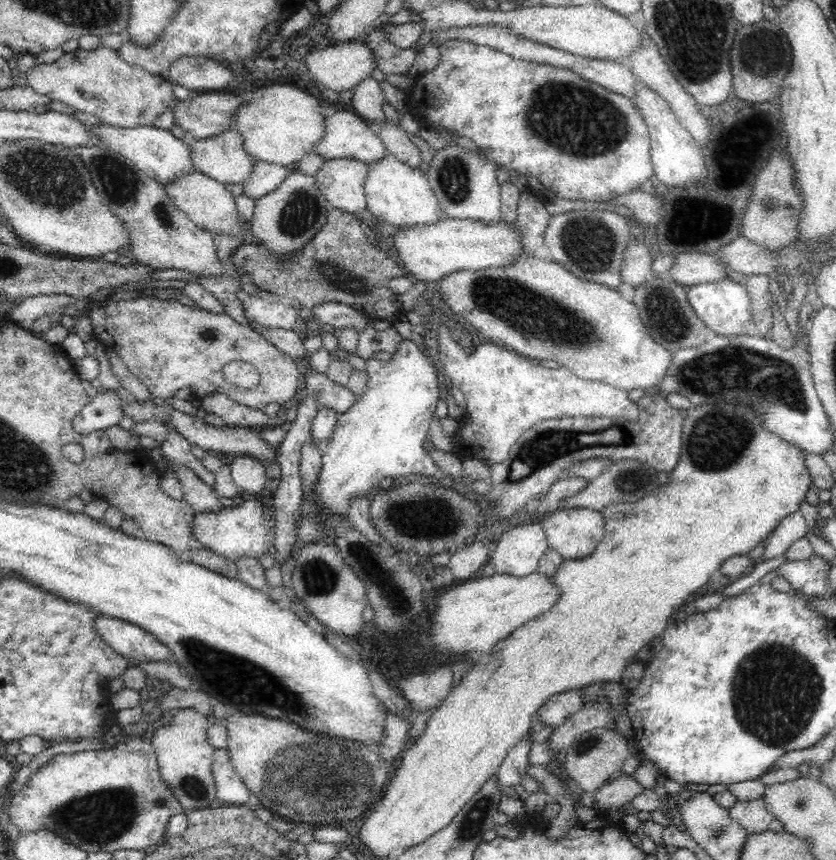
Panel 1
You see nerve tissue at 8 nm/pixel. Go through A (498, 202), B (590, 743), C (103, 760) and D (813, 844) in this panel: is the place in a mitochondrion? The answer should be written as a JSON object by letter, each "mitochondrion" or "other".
{"A":"other","B":"mitochondrion","C":"other","D":"other"}

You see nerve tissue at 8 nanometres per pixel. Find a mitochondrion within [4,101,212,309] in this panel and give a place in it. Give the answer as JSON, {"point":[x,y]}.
{"point":[119,182]}

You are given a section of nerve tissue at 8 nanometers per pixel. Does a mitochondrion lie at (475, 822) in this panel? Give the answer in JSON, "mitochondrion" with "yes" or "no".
{"mitochondrion":"yes"}

